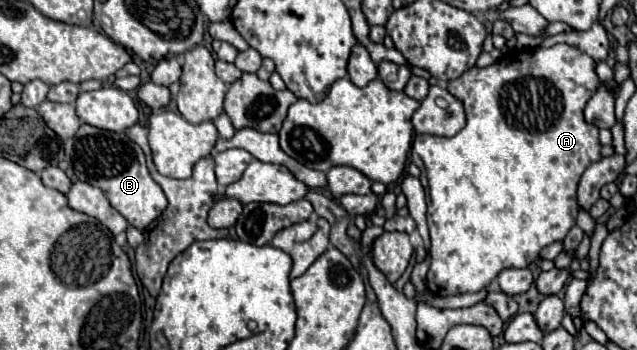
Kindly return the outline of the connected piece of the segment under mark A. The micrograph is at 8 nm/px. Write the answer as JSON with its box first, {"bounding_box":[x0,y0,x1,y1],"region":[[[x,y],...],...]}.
{"bounding_box":[412,44,600,296],"region":[[[556,44],[552,48],[534,48],[534,50],[510,50],[504,54],[498,62],[486,68],[470,68],[464,72],[460,78],[448,82],[448,92],[458,98],[464,104],[466,110],[466,126],[450,138],[440,138],[440,136],[430,136],[430,134],[416,134],[412,152],[418,154],[424,162],[426,176],[428,179],[428,208],[427,223],[430,228],[430,270],[426,276],[428,290],[434,296],[456,296],[456,294],[468,294],[468,292],[478,292],[486,288],[498,274],[500,270],[506,268],[528,268],[540,258],[542,248],[550,246],[556,240],[562,240],[568,230],[574,226],[576,216],[578,216],[578,204],[576,204],[576,188],[580,182],[580,176],[584,170],[600,160],[600,142],[598,142],[598,128],[588,124],[584,120],[584,106],[588,98],[596,92],[600,86],[600,80],[594,72],[594,60],[584,54],[582,50],[568,46],[568,44]]]}

